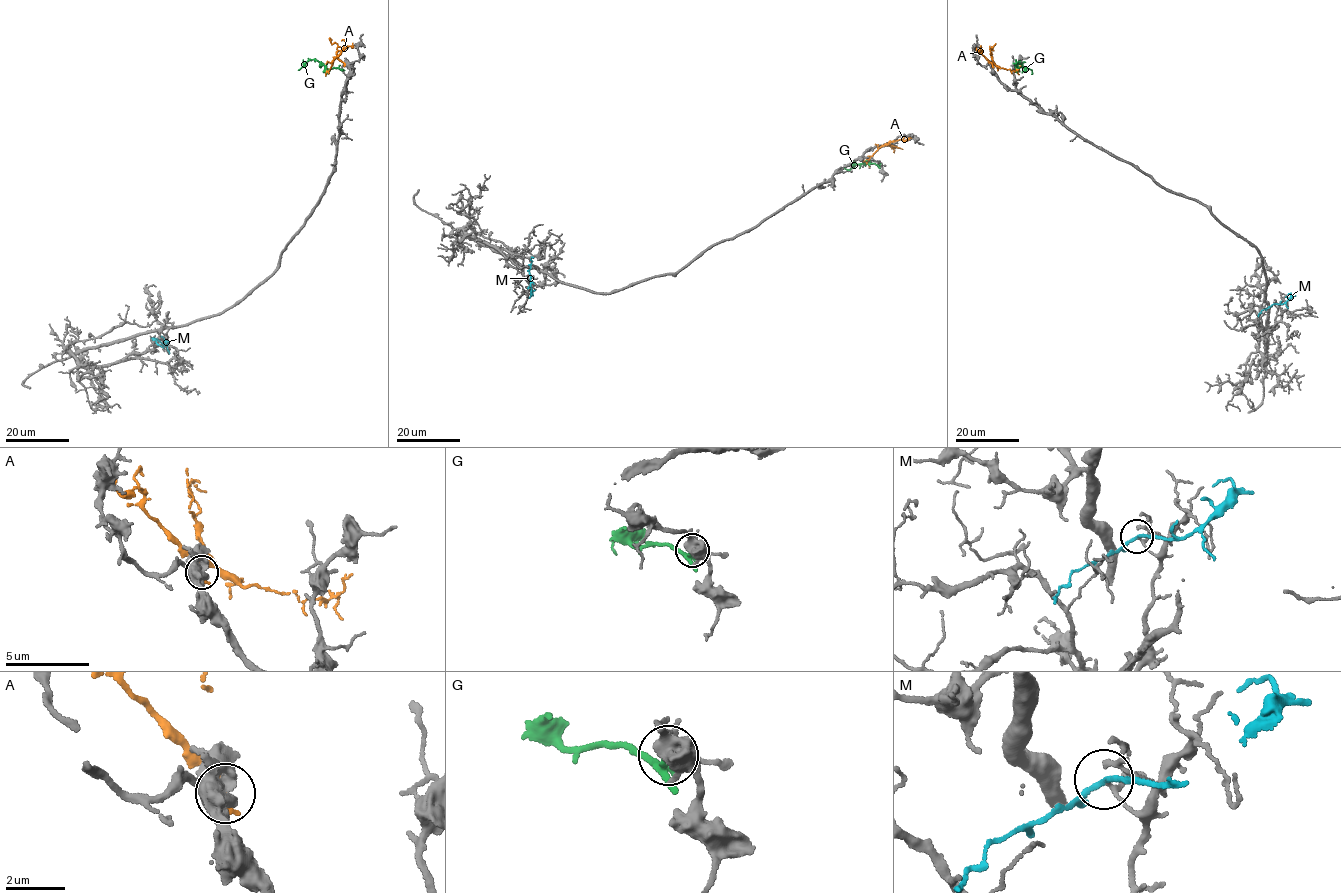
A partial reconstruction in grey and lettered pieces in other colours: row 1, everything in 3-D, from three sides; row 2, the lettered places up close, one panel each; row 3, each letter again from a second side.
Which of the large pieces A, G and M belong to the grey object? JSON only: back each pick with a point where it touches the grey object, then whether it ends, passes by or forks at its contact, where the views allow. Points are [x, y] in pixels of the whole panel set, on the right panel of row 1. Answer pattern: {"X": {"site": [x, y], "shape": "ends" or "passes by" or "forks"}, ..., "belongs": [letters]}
{"belongs": []}

